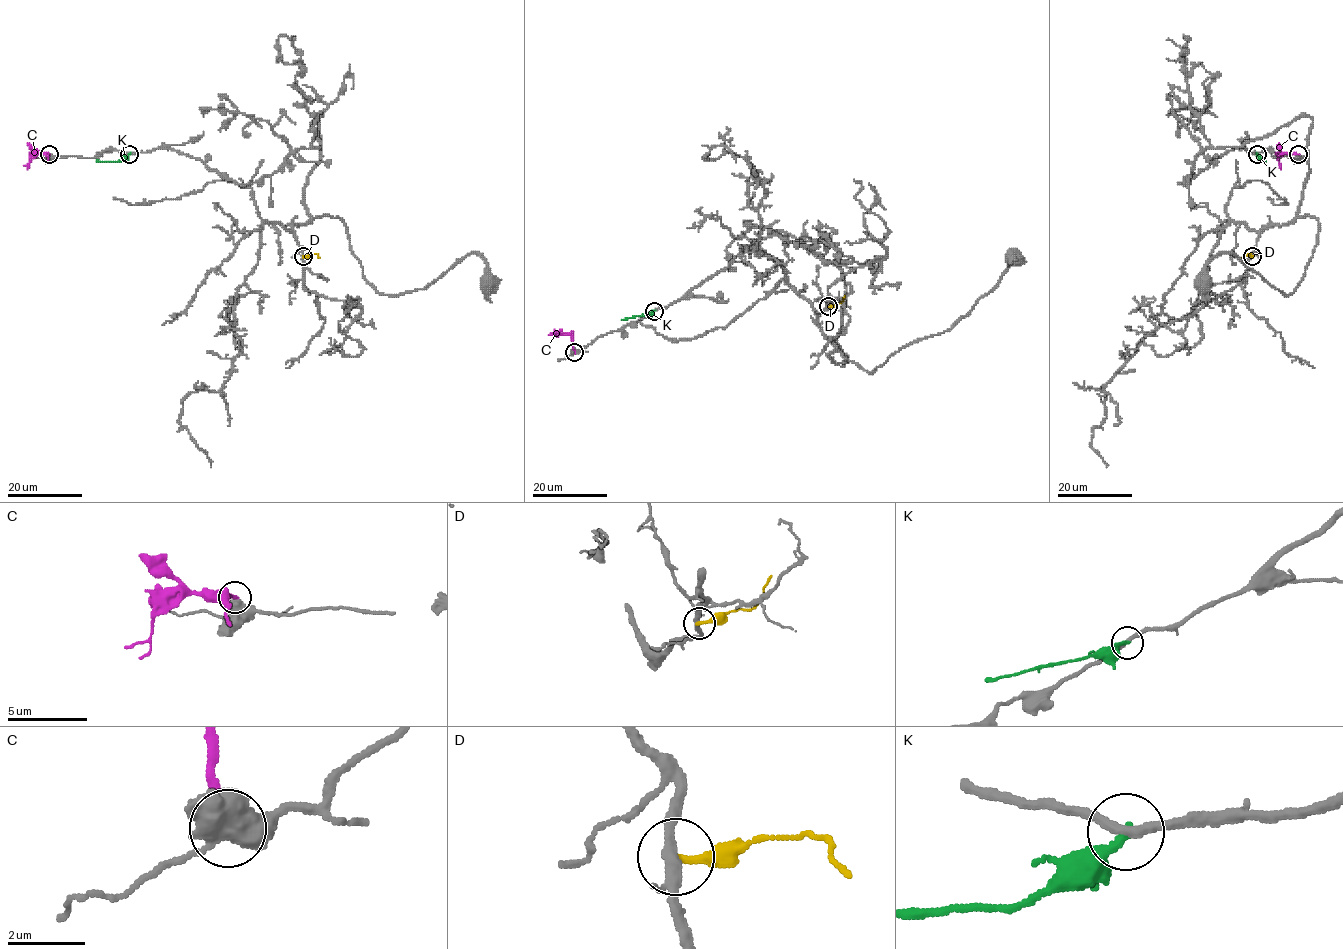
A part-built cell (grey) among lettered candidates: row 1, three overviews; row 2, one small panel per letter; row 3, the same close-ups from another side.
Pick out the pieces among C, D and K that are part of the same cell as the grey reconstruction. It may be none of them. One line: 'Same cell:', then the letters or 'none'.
Same cell: none

